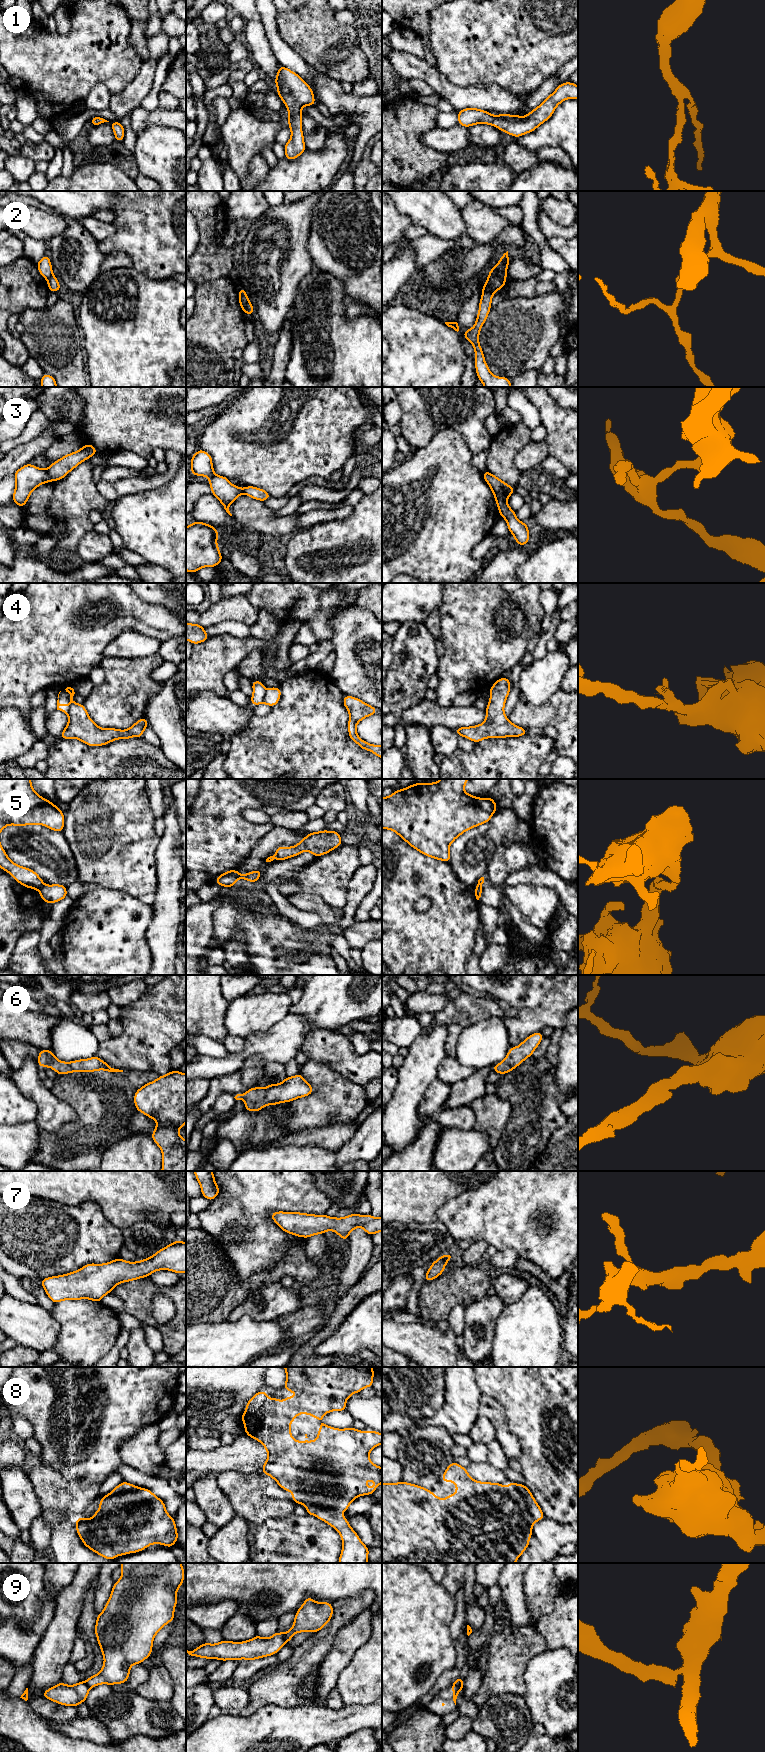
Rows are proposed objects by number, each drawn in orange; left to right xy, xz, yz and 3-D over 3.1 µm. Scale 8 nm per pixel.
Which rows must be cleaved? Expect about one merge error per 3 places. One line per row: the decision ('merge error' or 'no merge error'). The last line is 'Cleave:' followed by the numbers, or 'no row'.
1: no merge error
2: merge error
3: merge error
4: merge error
5: merge error
6: no merge error
7: no merge error
8: no merge error
9: merge error
Cleave: 2, 3, 4, 5, 9

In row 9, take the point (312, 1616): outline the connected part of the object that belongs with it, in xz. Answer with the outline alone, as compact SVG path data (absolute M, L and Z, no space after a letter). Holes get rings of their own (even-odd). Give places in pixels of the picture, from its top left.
M310 1596L296 1611L293 1627L286 1633L285 1643L293 1635L300 1632L317 1633L325 1624L330 1622L333 1615L333 1605L329 1602L315 1602Z

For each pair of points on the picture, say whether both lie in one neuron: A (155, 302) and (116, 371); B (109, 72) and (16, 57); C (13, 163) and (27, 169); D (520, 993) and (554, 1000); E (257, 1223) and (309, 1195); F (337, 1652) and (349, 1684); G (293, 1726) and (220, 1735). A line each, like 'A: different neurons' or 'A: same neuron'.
A: same neuron
B: same neuron
C: same neuron
D: different neurons
E: same neuron
F: different neurons
G: same neuron

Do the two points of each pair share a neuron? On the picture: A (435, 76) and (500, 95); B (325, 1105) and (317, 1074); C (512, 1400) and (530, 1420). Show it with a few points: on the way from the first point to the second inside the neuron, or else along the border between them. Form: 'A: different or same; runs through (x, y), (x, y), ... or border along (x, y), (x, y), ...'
A: same; runs through (451, 92), (455, 95), (484, 95)
B: same; runs through (325, 1097), (325, 1082)
C: same; runs through (517, 1405), (527, 1415)

